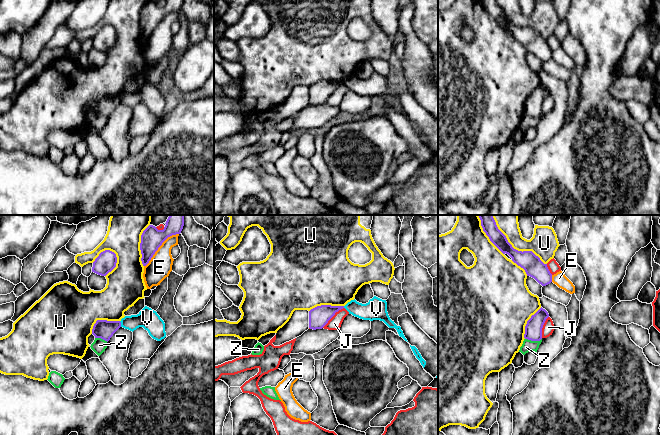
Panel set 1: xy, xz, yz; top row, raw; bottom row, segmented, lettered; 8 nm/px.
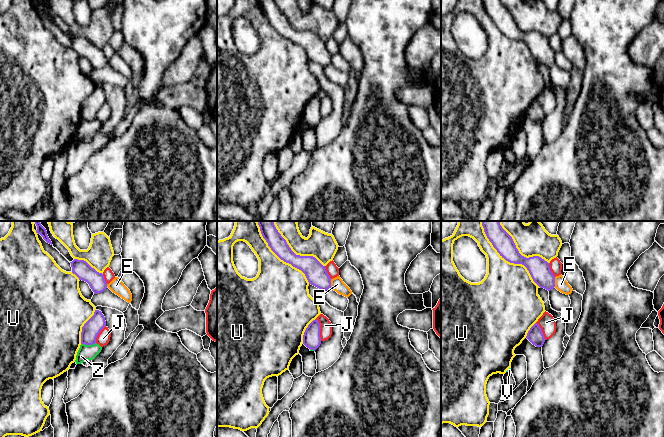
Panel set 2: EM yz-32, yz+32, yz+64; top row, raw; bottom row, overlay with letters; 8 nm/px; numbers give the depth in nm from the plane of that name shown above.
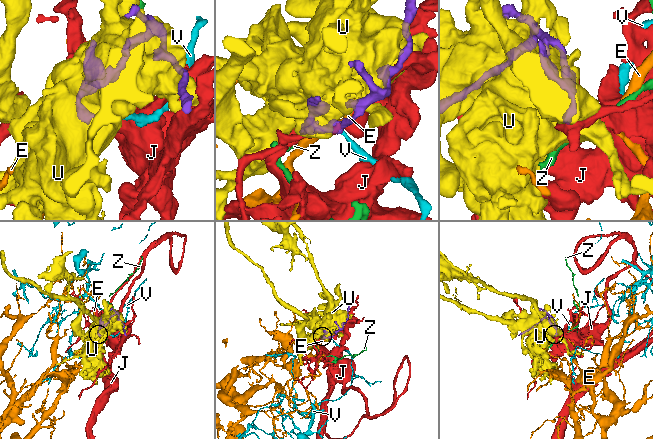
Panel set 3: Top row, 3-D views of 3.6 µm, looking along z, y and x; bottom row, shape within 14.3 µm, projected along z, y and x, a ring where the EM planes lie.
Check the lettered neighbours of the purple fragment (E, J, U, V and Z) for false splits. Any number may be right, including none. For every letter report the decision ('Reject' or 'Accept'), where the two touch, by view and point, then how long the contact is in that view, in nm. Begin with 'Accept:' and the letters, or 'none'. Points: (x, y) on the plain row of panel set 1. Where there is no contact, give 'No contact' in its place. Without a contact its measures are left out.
Accept: none
E: Reject. Touches purple at xy (159, 22). Shared border 380 nm
J: Reject. Touches purple at xz (333, 91). Shared border 240 nm
U: Reject. Touches purple at yz (517, 26). Shared border 550 nm
V: Reject. Touches purple at xy (120, 100). Shared border 50 nm
Z: Reject. Touches purple at yz (533, 116). Shared border 140 nm

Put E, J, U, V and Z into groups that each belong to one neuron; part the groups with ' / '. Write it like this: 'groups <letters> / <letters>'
groups E / J / U / V / Z

